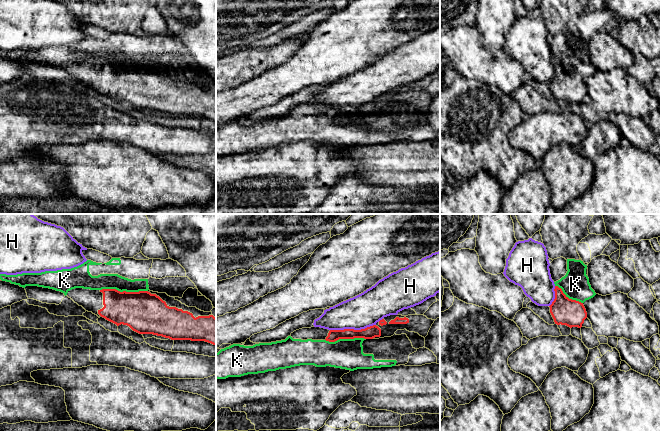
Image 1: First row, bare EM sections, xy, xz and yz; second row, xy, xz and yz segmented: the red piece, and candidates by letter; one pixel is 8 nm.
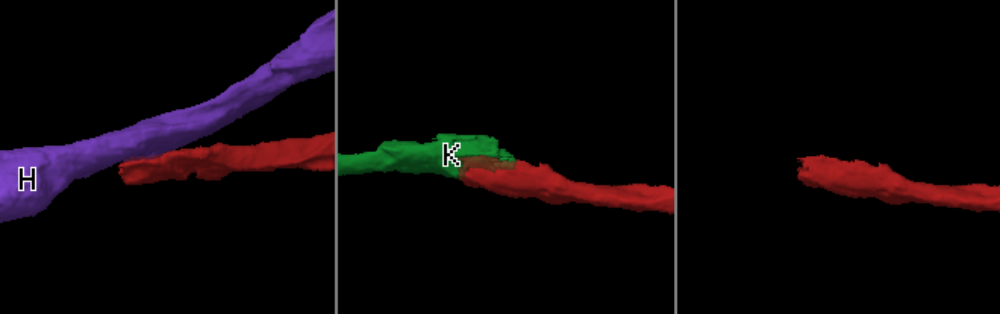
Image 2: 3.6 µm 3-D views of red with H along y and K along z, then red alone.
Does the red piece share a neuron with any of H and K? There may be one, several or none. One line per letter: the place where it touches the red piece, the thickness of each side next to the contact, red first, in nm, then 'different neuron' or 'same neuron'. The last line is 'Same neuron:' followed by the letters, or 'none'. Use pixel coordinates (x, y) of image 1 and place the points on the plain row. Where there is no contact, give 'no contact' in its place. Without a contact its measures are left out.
H: xz (352, 105) | 100/280 nm | different neuron
K: xy (124, 67) | 340/130 nm | same neuron
Same neuron: K

